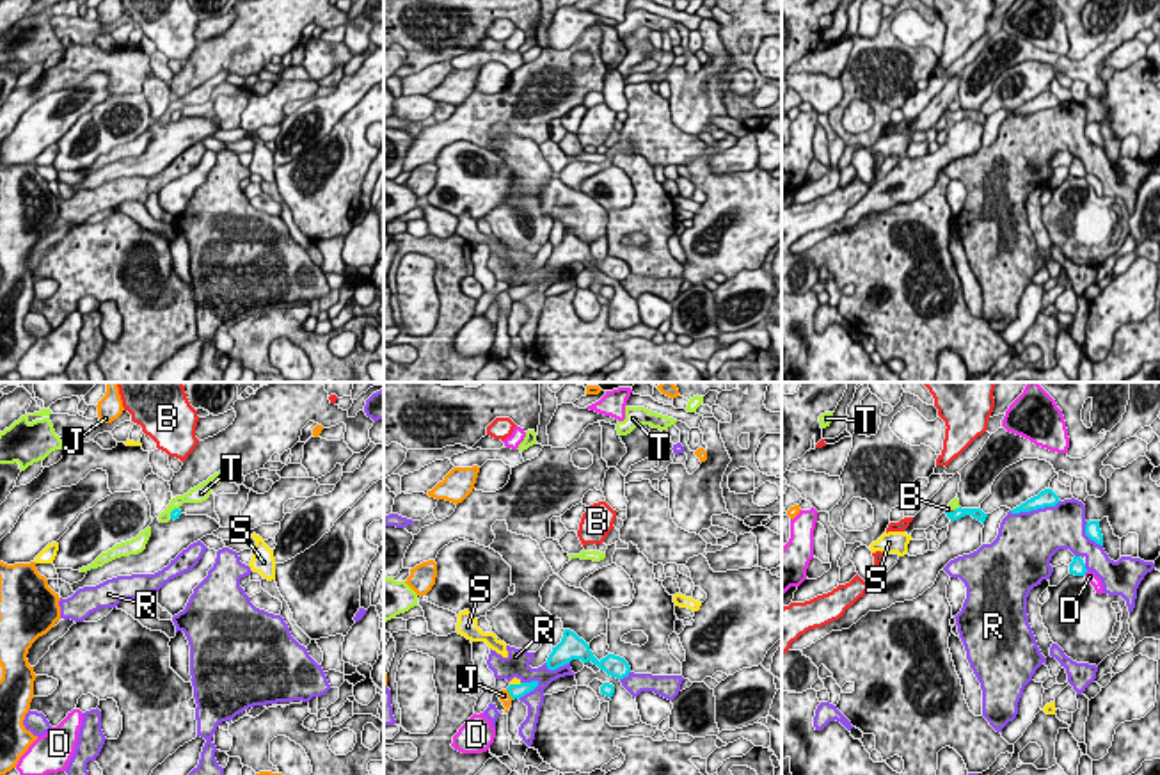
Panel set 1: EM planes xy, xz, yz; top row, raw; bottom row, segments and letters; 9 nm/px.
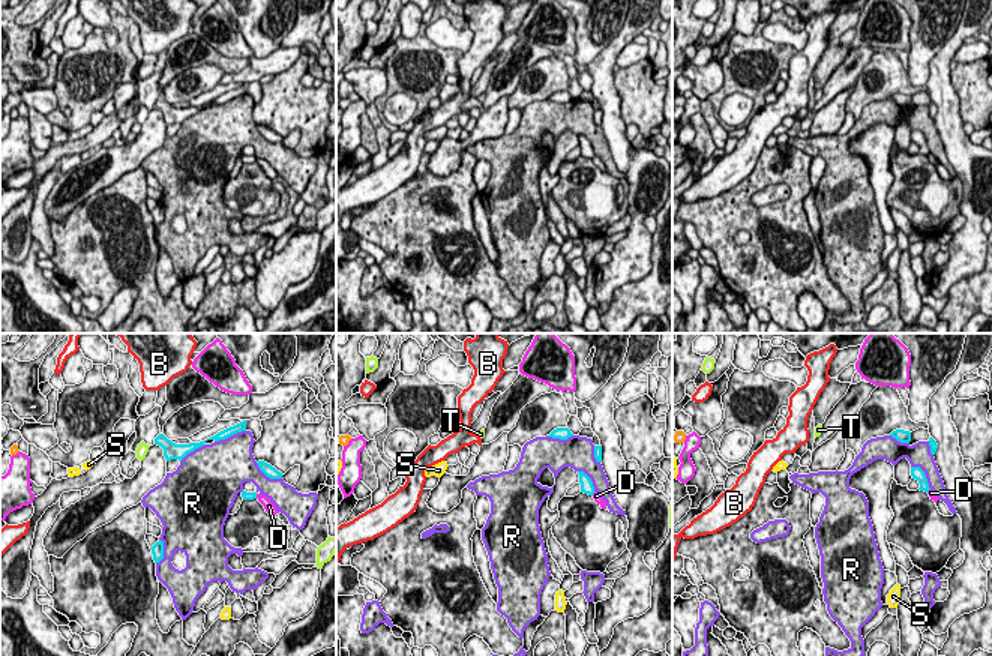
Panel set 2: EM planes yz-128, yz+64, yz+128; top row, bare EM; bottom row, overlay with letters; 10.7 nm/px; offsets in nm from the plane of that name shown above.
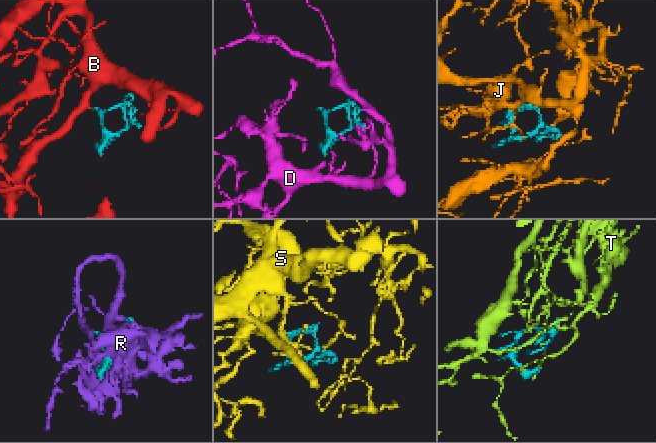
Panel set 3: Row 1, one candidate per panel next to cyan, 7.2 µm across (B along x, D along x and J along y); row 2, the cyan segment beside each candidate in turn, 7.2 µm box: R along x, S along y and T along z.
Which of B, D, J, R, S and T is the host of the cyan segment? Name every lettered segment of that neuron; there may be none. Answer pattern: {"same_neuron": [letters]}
{"same_neuron": ["B"]}

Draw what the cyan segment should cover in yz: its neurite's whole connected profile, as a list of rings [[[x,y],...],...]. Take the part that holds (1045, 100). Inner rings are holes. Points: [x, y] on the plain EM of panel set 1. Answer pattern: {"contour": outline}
{"contour": [[[1045,91],[1037,98],[1013,110],[1011,116],[1030,114],[1045,108],[1055,108],[1059,103],[1061,103],[1059,98],[1052,91]]]}

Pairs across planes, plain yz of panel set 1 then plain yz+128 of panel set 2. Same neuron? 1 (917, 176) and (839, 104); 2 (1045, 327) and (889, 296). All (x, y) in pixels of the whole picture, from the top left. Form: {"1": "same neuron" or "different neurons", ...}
{"1": "same neuron", "2": "same neuron"}

